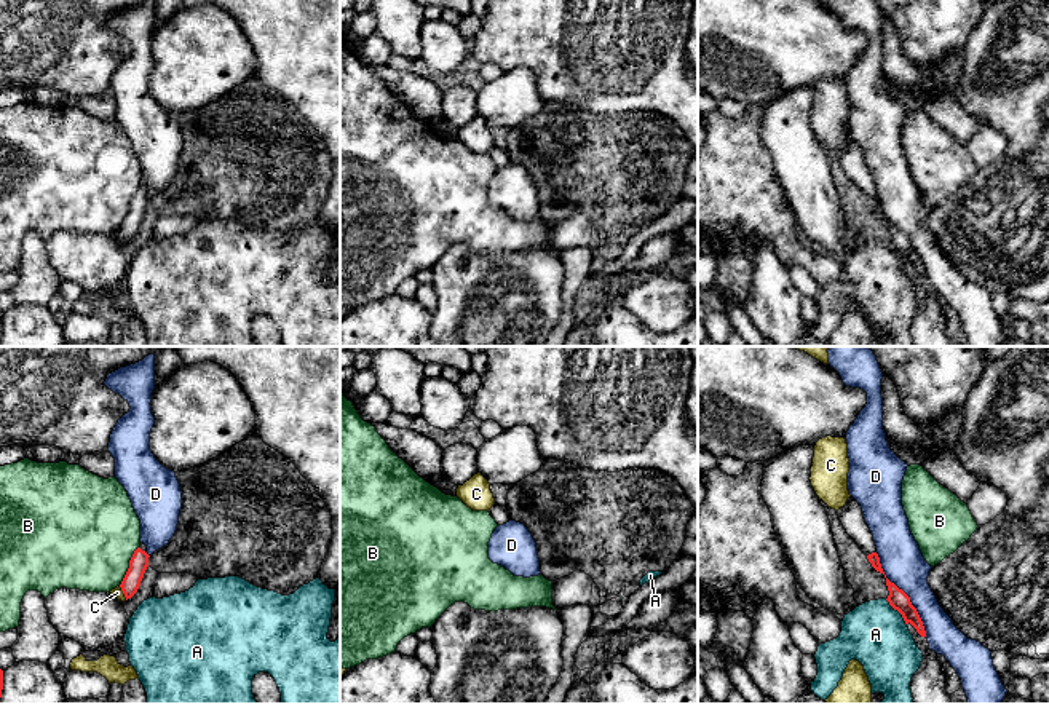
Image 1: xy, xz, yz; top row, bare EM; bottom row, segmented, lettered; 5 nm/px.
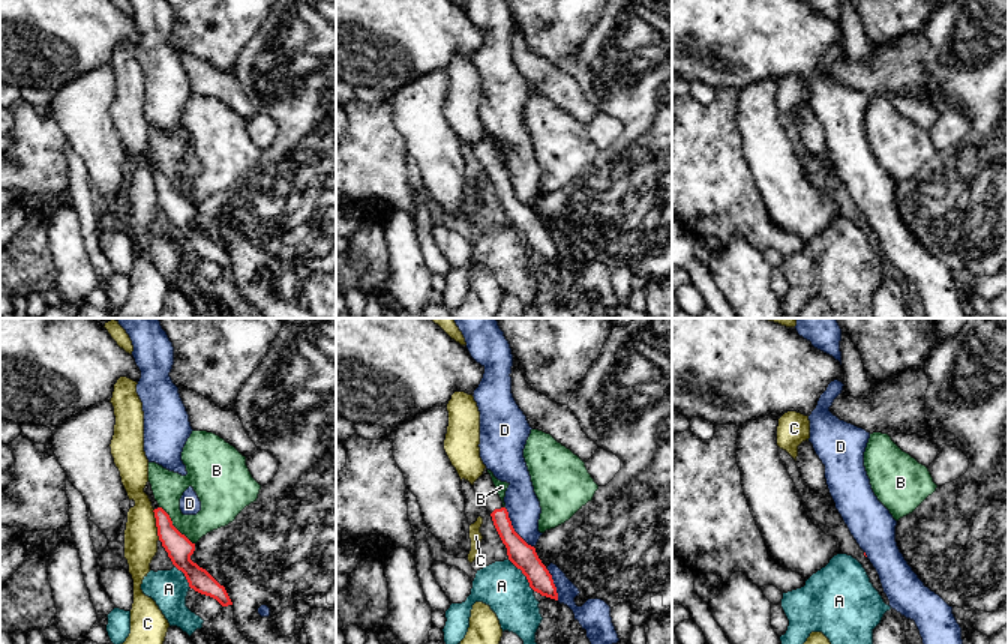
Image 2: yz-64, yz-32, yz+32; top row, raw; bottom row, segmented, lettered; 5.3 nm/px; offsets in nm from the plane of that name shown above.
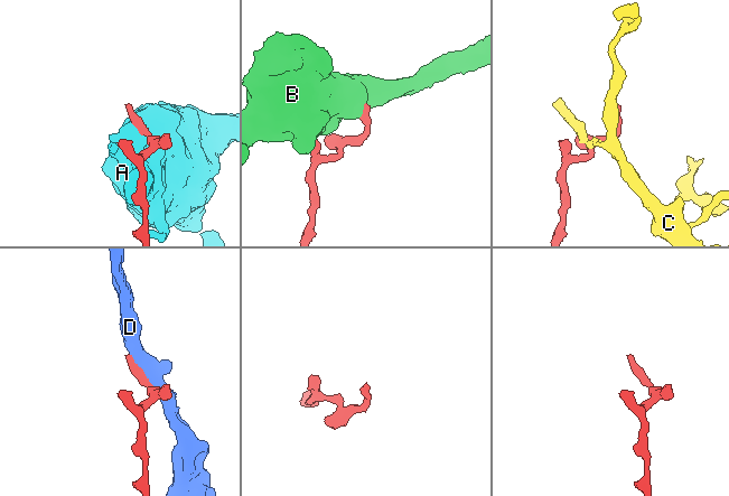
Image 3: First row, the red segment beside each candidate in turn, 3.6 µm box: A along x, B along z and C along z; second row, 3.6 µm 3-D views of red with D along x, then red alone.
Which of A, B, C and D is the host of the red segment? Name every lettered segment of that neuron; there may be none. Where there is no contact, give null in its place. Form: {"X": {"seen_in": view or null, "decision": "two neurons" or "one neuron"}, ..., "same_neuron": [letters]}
{"A": {"seen_in": "yz", "decision": "two neurons"}, "B": {"seen_in": "xy", "decision": "two neurons"}, "C": {"seen_in": "xy", "decision": "two neurons"}, "D": {"seen_in": "yz", "decision": "two neurons"}, "same_neuron": []}

